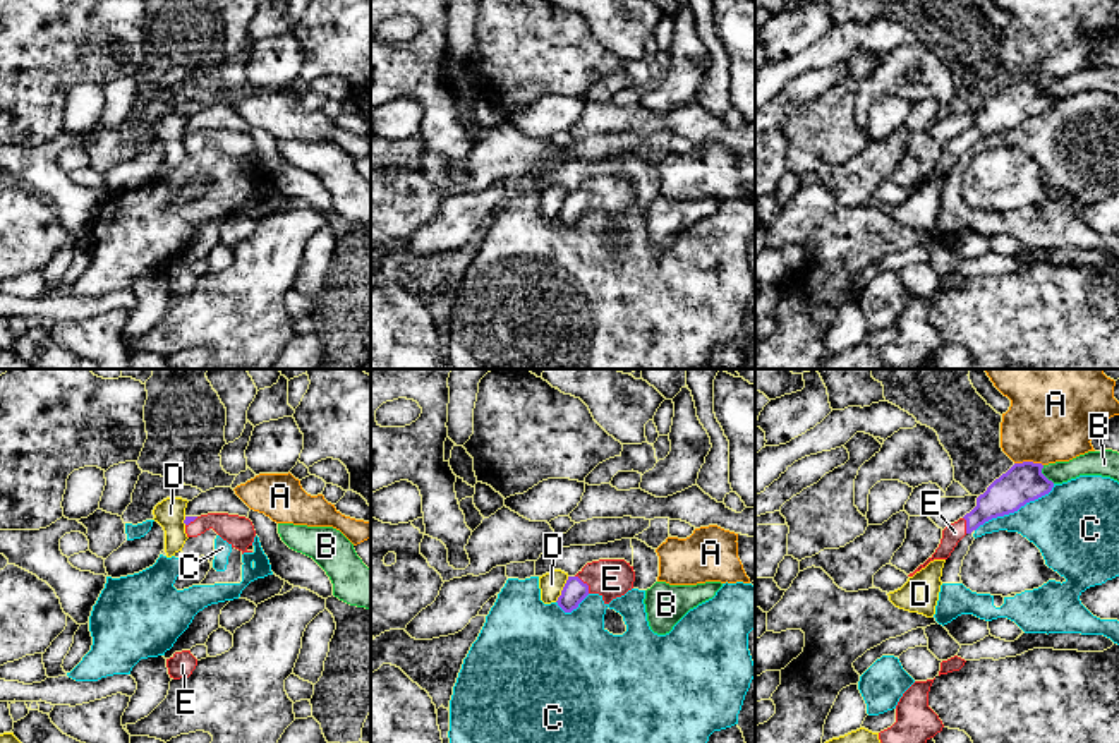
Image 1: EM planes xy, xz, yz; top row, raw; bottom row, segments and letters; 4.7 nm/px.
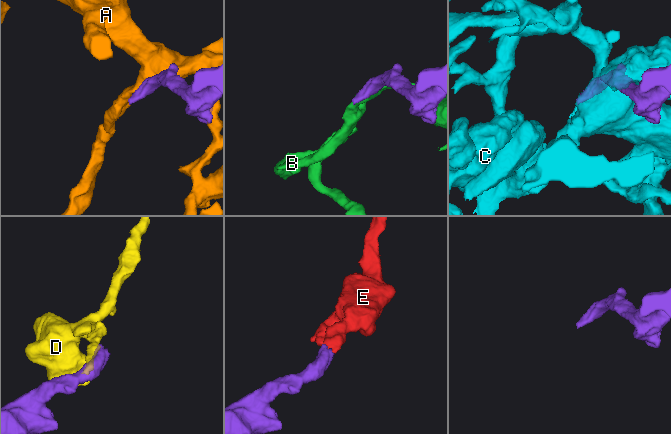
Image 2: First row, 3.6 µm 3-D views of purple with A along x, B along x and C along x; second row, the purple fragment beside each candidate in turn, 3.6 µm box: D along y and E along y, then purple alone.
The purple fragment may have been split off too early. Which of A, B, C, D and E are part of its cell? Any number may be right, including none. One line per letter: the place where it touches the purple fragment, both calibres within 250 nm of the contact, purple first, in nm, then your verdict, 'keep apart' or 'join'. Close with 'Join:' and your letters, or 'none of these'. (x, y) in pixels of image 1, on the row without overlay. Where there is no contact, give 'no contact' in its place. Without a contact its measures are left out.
A: meets purple in yz at (1028, 78); 190 nm thick on the purple side, 360 nm on the other; keep apart
B: meets purple in yz at (1044, 91); 190 nm thick on the purple side, 110 nm on the other; keep apart
C: meets purple in yz at (1015, 126); 190 nm thick on the purple side, 340 nm on the other; keep apart
D: meets purple in xz at (563, 205); 110 nm thick on the purple side, 120 nm on the other; keep apart
E: meets purple in xz at (586, 199); 110 nm thick on the purple side, 180 nm on the other; join
Join: E

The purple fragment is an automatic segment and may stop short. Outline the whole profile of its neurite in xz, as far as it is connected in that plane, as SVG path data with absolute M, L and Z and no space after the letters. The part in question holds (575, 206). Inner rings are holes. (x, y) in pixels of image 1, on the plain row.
M599 175L587 178L575 192L568 192L558 221L572 228L589 209L599 209L604 220L633 204L635 187L625 175Z

